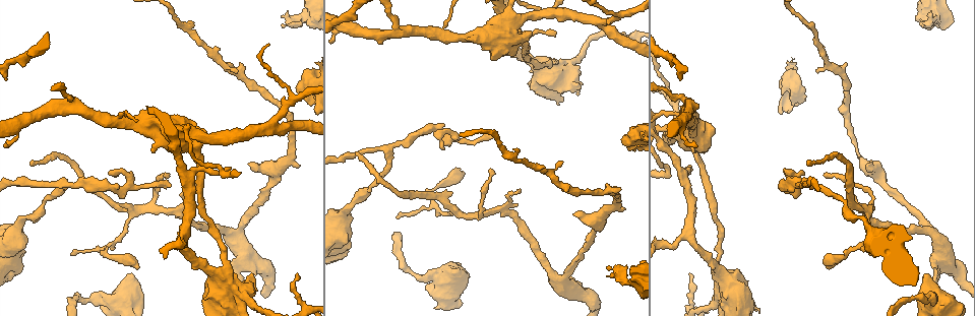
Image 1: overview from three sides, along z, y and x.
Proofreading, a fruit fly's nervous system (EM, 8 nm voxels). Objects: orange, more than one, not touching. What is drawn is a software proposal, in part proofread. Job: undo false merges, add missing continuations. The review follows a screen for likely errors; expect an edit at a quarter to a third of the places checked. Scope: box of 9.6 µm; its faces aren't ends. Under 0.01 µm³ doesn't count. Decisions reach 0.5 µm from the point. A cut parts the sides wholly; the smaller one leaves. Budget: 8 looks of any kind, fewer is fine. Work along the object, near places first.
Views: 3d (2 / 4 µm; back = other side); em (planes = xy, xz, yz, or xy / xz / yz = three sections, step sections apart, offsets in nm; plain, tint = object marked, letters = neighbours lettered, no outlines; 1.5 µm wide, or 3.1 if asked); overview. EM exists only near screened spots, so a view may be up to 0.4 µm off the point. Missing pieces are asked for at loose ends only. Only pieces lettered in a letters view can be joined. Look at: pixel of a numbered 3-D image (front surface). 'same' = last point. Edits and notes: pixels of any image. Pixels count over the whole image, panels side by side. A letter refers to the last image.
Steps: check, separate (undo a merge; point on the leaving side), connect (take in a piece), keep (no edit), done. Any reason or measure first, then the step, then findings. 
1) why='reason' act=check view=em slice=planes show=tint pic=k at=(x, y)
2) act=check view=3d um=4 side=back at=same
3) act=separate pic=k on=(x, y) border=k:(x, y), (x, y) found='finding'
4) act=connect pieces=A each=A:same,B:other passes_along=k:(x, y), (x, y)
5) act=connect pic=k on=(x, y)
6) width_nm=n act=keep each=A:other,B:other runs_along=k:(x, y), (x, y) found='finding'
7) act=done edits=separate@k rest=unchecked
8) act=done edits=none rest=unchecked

why='tapers out' act=check view=em slice=planes show=letters pic=1 at=(168, 185)

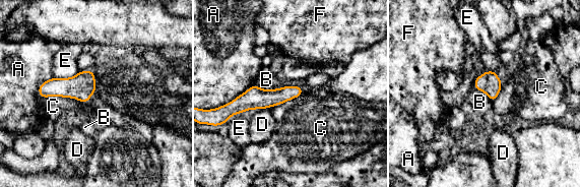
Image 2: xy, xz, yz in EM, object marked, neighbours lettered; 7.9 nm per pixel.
width_nm=130 act=keep each=A:other,B:other,C:other,D:other,E:other,F:other border=2:(253, 84), (264, 89), (284, 86) found='none of them fits'

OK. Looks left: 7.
why='a fork' act=check view=3d um=2 pic=1 at=(802, 179)

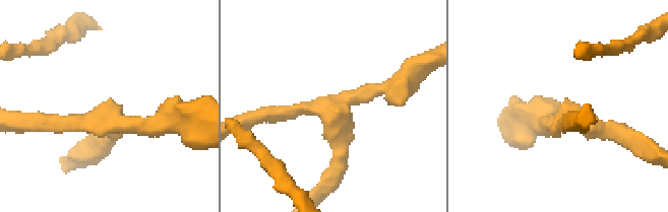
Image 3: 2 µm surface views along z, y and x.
act=check view=em slice=planes show=plain pic=3 at=(108, 118)

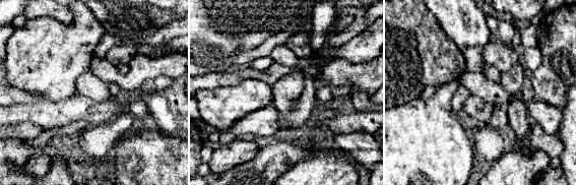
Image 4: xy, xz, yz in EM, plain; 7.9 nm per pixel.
act=check view=em slice=planes show=letters at=same

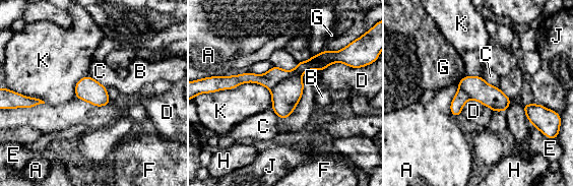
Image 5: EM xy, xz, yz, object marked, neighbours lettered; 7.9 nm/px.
width_nm=190 act=separate pic=5 on=(269, 79) each=A:other,B:other,C:other,D:other,E:other,F:other,G:other,H:other,J:other,K:other found='a second neuron is stuck on'

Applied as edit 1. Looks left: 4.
why='branch stops here' act=check view=em slice=planes show=letters pic=1 at=(828, 268)

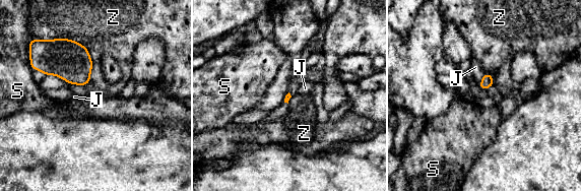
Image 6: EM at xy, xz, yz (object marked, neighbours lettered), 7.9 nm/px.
act=keep each=J:other,S:other,Z:other border=6:(483, 73), (482, 79), (478, 84) found='none of them fits'

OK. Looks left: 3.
act=done edits=separate@5 rest=unchecked

